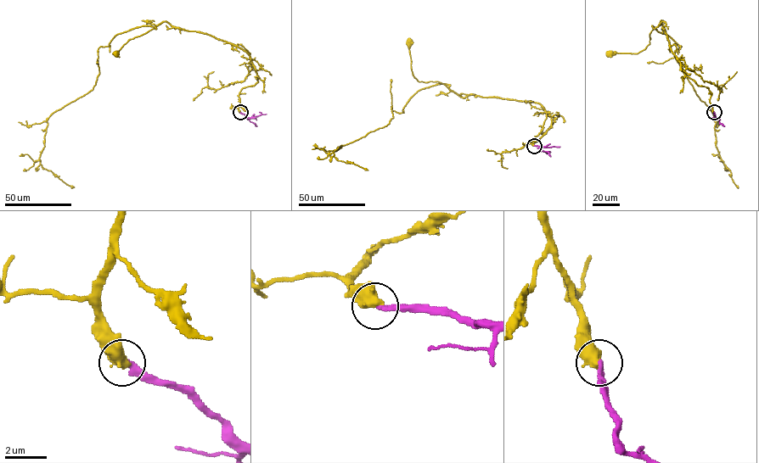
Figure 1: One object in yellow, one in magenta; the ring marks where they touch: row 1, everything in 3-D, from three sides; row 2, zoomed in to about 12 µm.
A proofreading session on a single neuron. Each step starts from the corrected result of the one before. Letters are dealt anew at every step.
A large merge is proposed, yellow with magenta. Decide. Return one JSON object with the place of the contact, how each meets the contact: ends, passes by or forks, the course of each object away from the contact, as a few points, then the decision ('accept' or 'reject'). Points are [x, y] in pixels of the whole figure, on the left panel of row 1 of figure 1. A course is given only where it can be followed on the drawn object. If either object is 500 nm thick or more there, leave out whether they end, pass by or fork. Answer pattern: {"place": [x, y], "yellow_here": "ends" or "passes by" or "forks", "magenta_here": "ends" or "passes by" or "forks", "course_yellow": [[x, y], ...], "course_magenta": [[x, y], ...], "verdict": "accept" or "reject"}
{"place": [240, 112], "course_yellow": [[240, 112], [239, 92], [254, 86], [257, 76], [250, 57], [234, 45], [163, 22], [131, 39], [115, 53]], "course_magenta": [[240, 112], [248, 117], [267, 114]], "verdict": "accept"}

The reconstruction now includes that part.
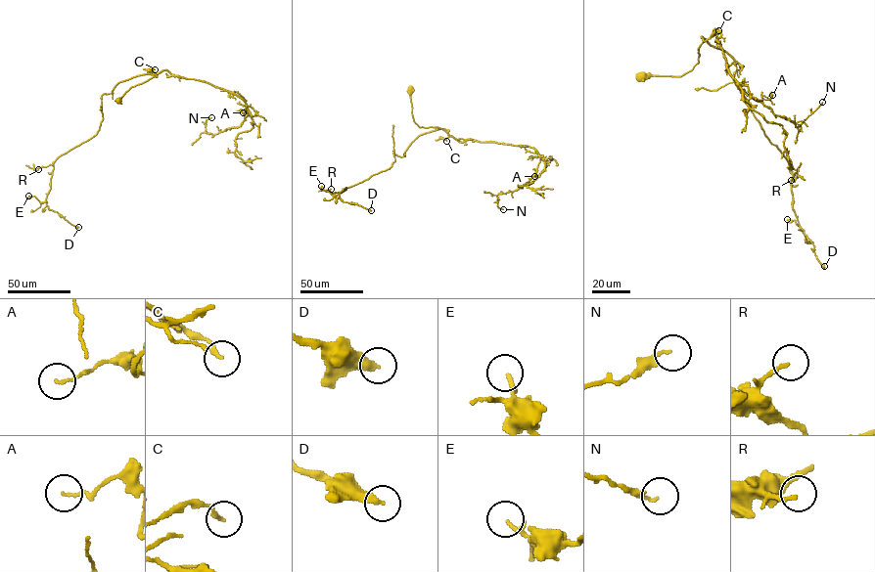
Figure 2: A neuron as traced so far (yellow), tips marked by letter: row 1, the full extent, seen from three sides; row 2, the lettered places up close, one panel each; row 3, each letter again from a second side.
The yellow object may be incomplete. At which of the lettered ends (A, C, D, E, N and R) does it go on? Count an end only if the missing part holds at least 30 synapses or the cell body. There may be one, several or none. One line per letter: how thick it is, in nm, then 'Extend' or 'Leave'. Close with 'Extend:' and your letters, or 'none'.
A: Thickness 110 nm. Leave
C: Thickness 190 nm. Leave
D: Thickness 380 nm. Leave
E: Thickness 150 nm. Leave
N: Thickness 100 nm. Leave
R: Thickness 140 nm. Leave
Extend: none

